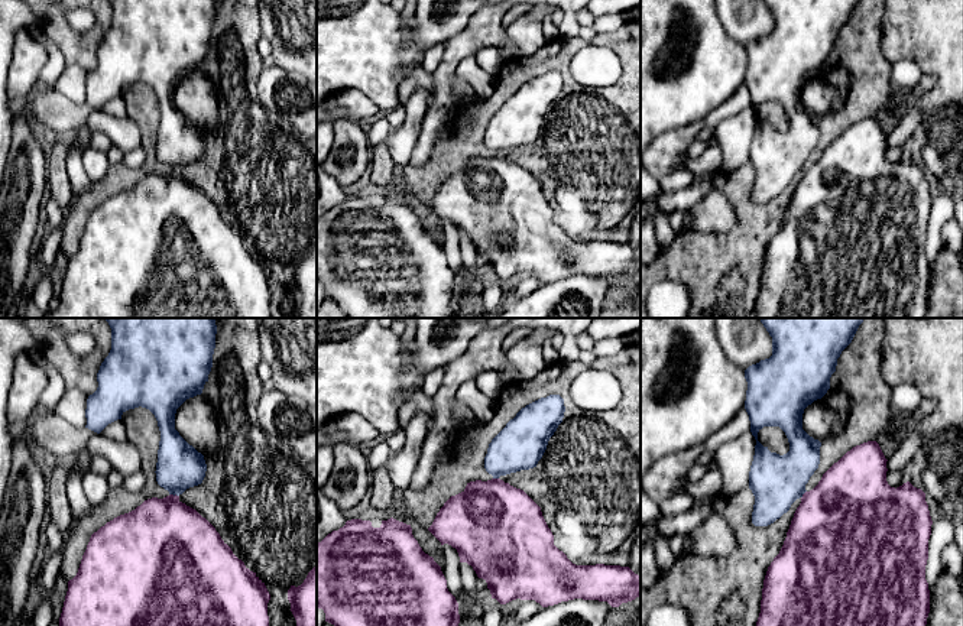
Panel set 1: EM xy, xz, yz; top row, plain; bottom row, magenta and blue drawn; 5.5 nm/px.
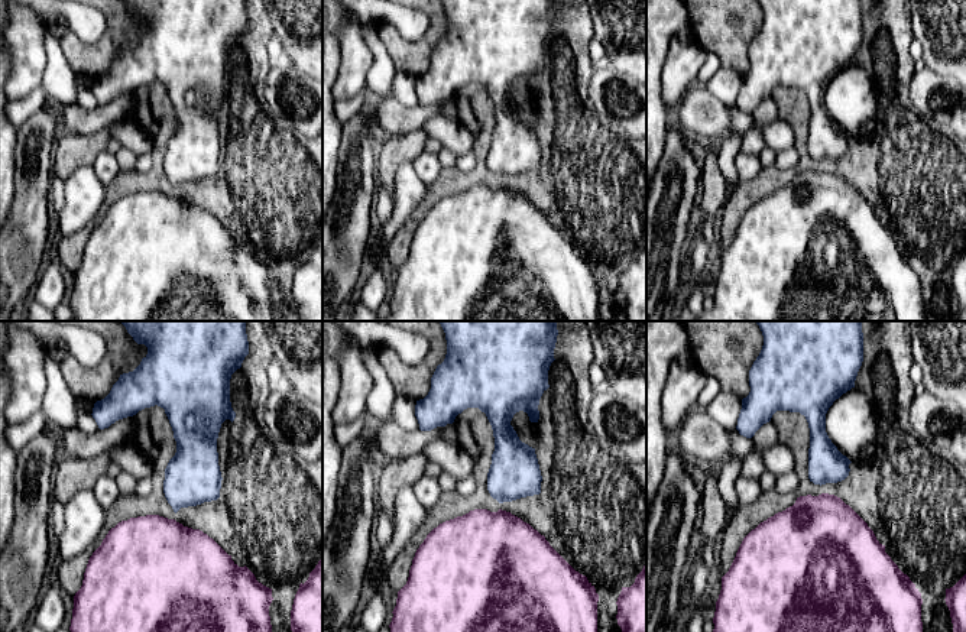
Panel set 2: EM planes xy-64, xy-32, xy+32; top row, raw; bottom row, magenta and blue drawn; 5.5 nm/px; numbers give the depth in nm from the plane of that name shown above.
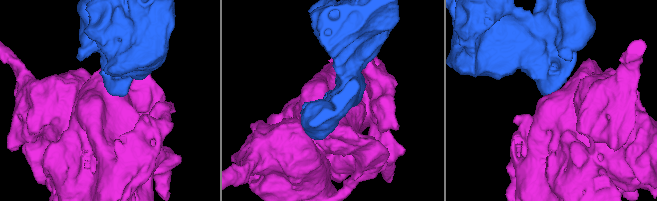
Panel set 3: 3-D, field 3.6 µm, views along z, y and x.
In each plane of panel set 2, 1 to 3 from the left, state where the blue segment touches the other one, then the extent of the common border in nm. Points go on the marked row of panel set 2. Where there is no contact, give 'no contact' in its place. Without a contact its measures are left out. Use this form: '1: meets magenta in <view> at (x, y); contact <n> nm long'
1: no contact
2: no contact
3: no contact

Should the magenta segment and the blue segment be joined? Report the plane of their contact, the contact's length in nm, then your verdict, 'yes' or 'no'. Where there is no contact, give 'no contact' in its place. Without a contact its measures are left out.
contact in xy; length 60 nm; yes

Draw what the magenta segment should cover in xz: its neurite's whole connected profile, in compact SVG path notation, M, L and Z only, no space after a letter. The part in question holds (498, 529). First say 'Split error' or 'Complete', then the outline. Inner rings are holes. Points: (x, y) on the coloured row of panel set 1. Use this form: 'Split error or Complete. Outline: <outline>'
Split error. Outline: M560 395L541 398L522 408L489 444L484 468L493 479L467 483L461 493L451 496L444 503L428 531L441 545L448 544L457 549L460 562L467 562L473 567L477 577L487 583L492 599L496 599L500 604L521 599L535 600L542 607L548 607L561 601L583 599L607 601L612 607L619 607L622 603L632 601L636 597L641 599L641 577L629 567L573 564L567 555L554 545L554 535L542 516L541 507L523 490L499 479L500 476L536 467L547 450L549 438L562 422L564 412L564 399Z

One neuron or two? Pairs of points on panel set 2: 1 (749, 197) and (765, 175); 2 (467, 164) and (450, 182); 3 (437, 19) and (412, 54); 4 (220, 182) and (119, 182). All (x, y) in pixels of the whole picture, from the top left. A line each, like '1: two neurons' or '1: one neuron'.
1: one neuron
2: two neurons
3: one neuron
4: one neuron

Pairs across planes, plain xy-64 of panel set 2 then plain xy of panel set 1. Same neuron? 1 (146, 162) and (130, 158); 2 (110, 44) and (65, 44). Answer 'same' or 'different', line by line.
1: same
2: same

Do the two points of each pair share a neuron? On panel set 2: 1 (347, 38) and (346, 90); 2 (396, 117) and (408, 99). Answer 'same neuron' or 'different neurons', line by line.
1: same neuron
2: different neurons

